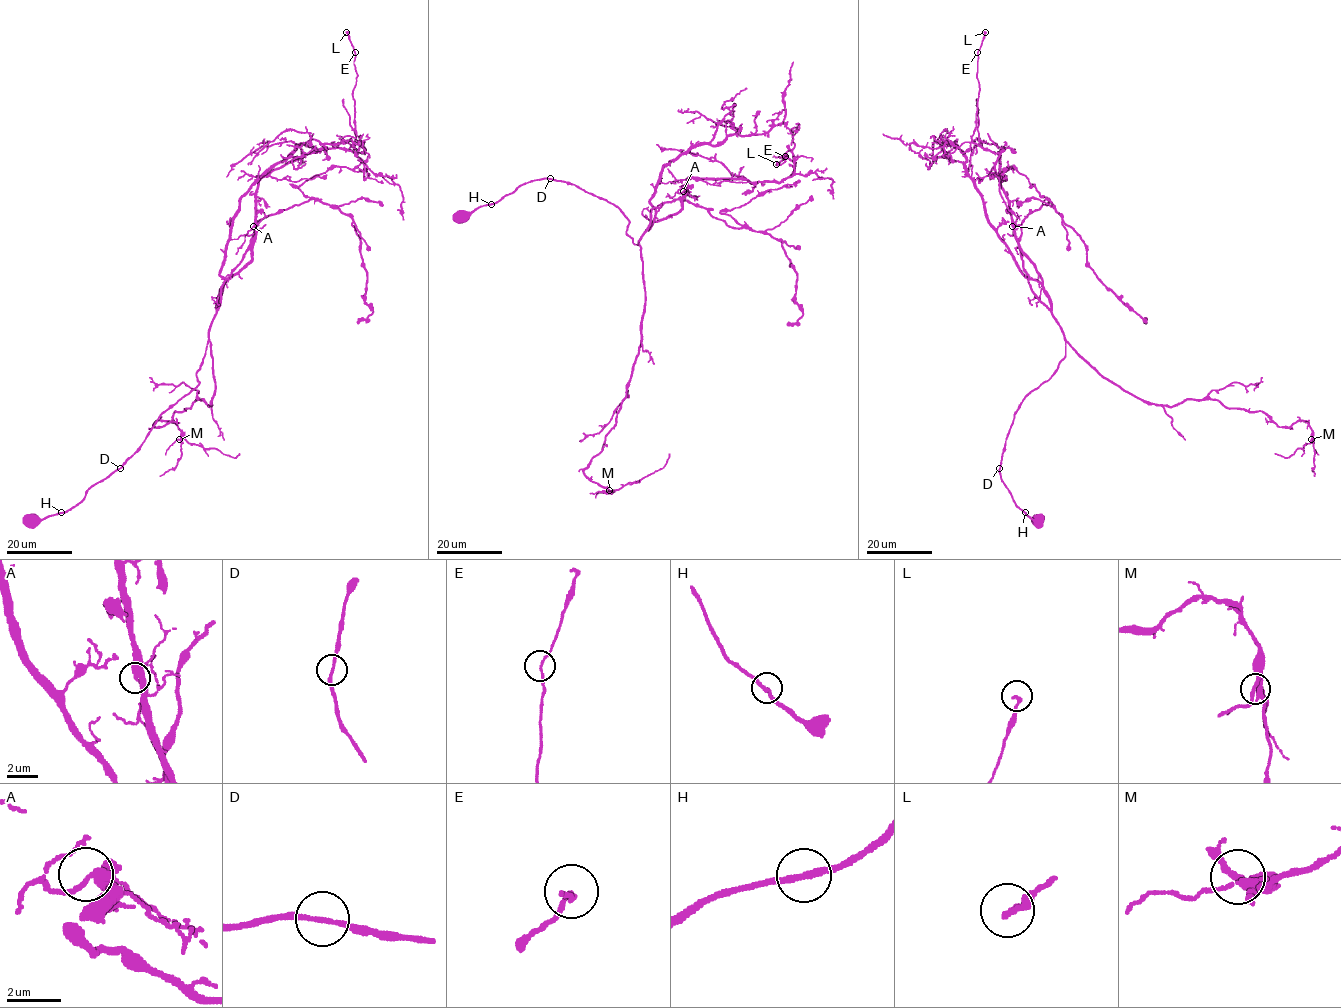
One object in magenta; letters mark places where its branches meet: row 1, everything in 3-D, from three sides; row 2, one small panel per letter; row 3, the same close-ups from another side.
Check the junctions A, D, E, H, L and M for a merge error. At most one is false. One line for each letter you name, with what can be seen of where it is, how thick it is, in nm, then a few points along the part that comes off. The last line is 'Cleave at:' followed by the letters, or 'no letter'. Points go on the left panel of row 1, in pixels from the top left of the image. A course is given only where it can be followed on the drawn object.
Cleave at: no letter

